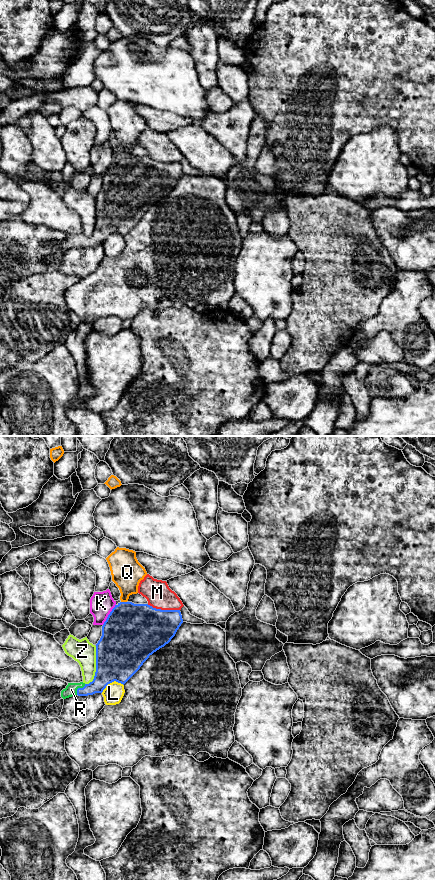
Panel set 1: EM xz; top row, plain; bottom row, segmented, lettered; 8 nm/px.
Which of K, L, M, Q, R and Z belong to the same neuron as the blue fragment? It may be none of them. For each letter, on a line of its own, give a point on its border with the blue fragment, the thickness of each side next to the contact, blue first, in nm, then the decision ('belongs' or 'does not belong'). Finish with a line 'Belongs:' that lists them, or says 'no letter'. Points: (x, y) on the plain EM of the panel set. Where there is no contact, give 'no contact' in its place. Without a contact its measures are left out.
K: xz (109, 166) | 460/190 nm | does not belong
L: xz (111, 234) | 400/160 nm | does not belong
M: xz (163, 162) | 420/200 nm | does not belong
Q: xz (124, 154) | 460/240 nm | does not belong
R: xz (78, 240) | 160/100 nm | belongs
Z: xz (96, 219) | 400/190 nm | does not belong
Belongs: R

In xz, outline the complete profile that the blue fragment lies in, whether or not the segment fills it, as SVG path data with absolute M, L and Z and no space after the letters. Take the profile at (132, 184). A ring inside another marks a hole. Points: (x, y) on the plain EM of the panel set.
M120 154L112 161L102 178L102 188L96 196L96 224L92 234L85 236L68 235L61 243L63 251L72 248L88 248L102 245L106 238L114 233L125 236L143 217L143 215L154 204L168 196L175 188L177 182L183 175L180 162L161 162L153 160L148 156L134 156L132 154Z

